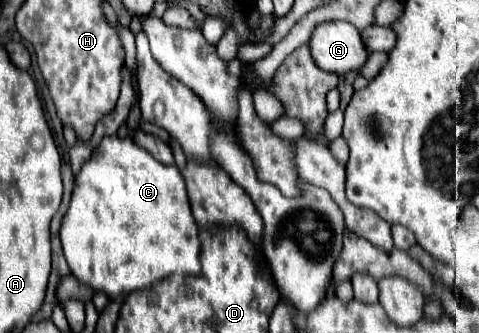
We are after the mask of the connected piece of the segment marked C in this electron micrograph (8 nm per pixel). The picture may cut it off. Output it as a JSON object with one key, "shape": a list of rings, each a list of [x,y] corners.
{"shape":[[[104,137],[98,151],[100,155],[94,155],[82,165],[72,191],[70,209],[60,227],[64,257],[74,277],[116,301],[118,297],[128,297],[132,291],[162,281],[162,277],[170,277],[182,267],[200,267],[200,229],[194,221],[180,169],[176,165],[162,165],[142,147],[134,145],[130,137]]]}

